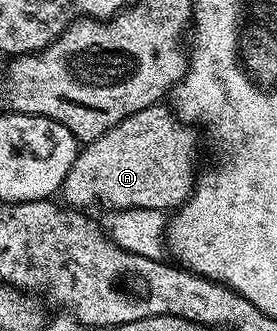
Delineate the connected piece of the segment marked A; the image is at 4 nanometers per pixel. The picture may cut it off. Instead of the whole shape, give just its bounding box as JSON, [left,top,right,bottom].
[62,103,200,211]

